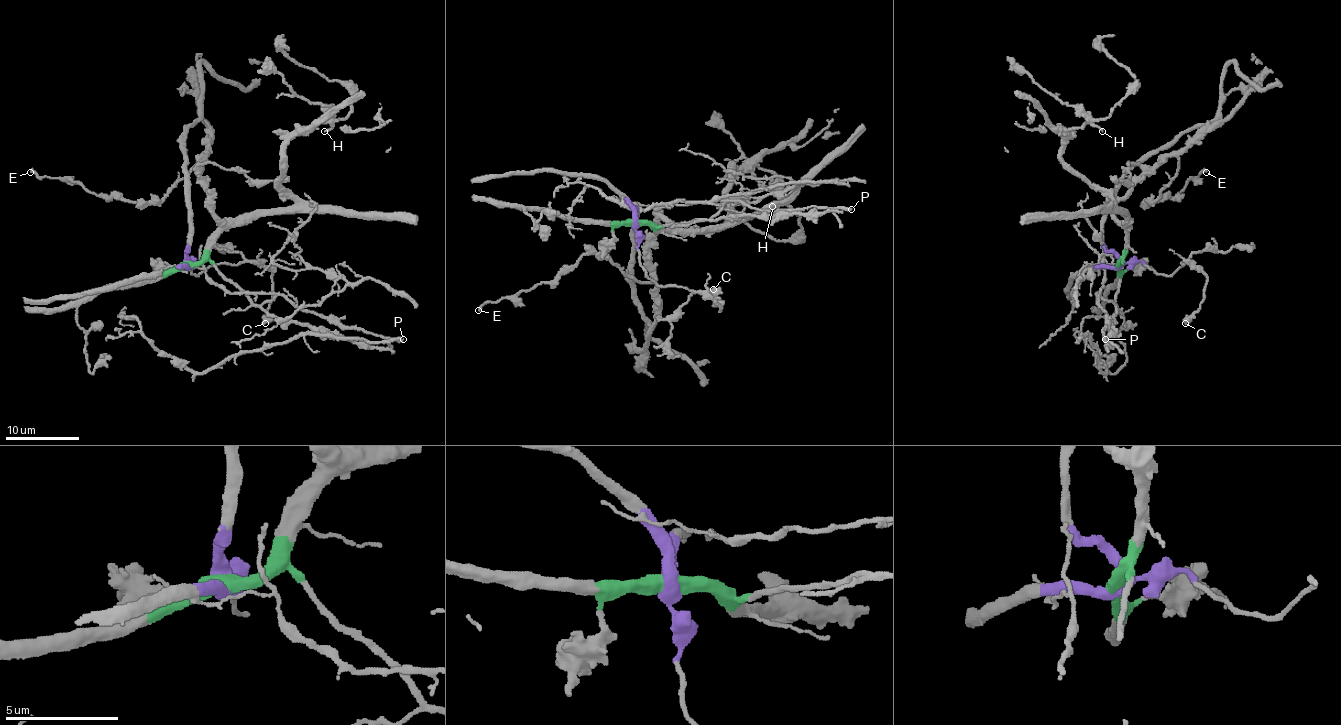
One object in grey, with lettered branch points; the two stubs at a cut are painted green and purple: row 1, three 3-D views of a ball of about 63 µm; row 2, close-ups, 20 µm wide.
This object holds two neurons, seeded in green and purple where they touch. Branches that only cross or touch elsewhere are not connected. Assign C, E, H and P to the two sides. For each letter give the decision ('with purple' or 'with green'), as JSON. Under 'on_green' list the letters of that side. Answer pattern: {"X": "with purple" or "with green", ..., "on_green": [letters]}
{"C": "with purple", "E": "with green", "H": "with green", "P": "with green", "on_green": ["E", "H", "P"]}

